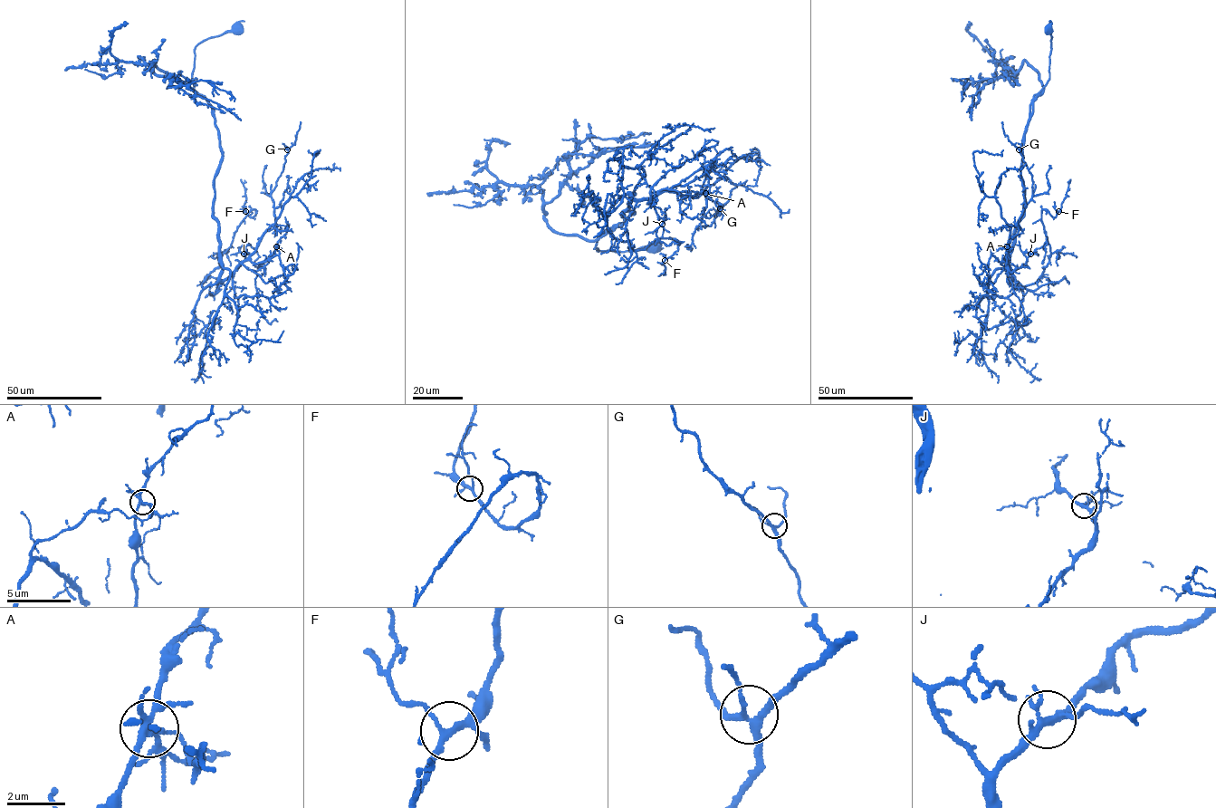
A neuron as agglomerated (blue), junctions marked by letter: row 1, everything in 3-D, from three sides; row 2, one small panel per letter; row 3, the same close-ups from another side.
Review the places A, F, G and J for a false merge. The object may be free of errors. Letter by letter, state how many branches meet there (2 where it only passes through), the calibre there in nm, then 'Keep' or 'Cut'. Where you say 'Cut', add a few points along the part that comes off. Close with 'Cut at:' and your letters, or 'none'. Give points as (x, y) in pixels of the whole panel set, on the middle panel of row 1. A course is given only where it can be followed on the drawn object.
A: Branches: 6. Thickness 220 nm. Cut. Course of the part to remove: (705, 193), (671, 189), (702, 168), (713, 168), (724, 163), (734, 154), (731, 151)
F: Branches: 4. Thickness 190 nm. Keep
G: Branches: 4. Thickness 240 nm. Keep
J: Branches: 5. Thickness 220 nm. Keep
Cut at: A

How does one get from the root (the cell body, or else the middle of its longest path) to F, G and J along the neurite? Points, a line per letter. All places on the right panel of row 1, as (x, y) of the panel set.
F: (1049, 30), (1010, 284), (1043, 273), (1041, 210), (1058, 211)
G: (1049, 30), (1049, 79), (1025, 131), (1024, 216), (1010, 281), (1008, 225), (1017, 225), (1032, 194), (1019, 149)
J: (1049, 30), (1049, 79), (1036, 95), (1025, 131), (1024, 216), (1015, 232), (1010, 281), (1030, 254)

